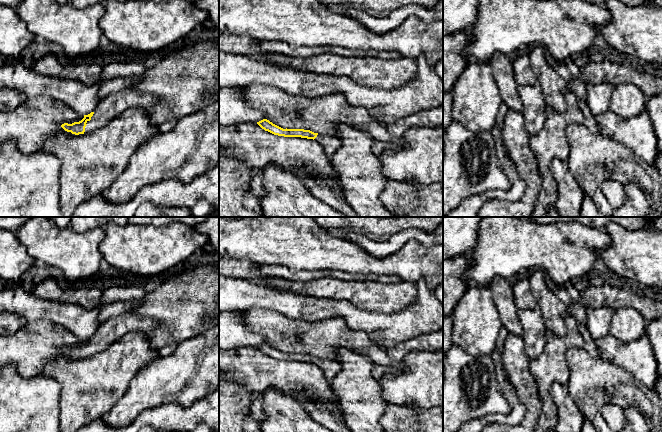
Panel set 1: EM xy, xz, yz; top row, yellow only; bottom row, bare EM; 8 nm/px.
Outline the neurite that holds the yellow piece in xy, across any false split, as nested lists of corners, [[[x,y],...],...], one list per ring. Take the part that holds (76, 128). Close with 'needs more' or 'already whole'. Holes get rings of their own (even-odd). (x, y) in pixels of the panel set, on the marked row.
[[[128,88],[102,98],[95,110],[81,121],[64,123],[61,127],[75,135],[87,134],[104,127],[129,108],[151,109],[157,102],[158,98],[152,94]]] | needs more

